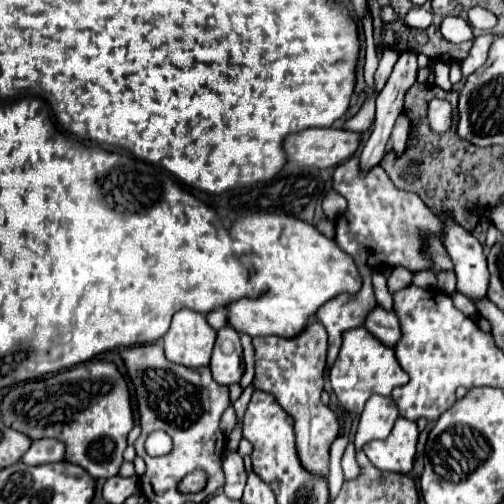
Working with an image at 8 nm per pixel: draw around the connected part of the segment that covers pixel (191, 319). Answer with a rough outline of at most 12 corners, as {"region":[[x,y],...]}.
{"region":[[175,313],[163,337],[165,357],[205,367],[215,331],[205,315]]}

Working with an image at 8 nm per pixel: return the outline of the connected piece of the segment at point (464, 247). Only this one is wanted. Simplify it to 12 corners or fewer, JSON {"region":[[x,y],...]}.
{"region":[[445,209],[441,237],[455,265],[457,291],[487,297],[481,243]]}

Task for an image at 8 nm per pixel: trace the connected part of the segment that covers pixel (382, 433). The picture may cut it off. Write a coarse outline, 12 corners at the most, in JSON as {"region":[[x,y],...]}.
{"region":[[371,397],[357,427],[355,447],[385,439],[399,409],[391,397]]}

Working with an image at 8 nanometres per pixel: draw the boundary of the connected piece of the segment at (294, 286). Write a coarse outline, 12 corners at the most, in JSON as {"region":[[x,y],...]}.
{"region":[[253,213],[225,228],[263,275],[227,307],[251,337],[303,333],[363,285],[307,221]]}

